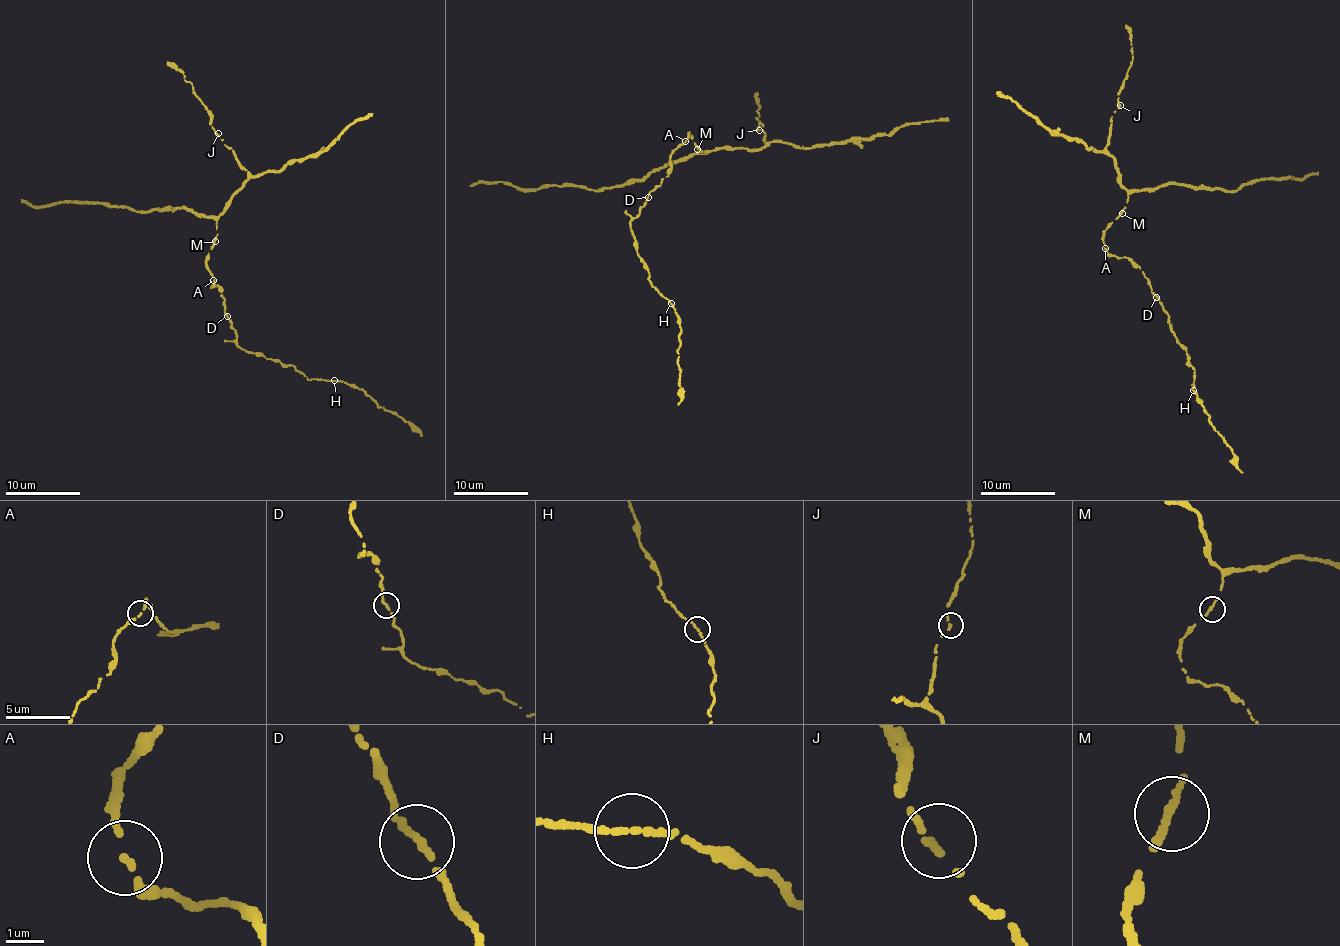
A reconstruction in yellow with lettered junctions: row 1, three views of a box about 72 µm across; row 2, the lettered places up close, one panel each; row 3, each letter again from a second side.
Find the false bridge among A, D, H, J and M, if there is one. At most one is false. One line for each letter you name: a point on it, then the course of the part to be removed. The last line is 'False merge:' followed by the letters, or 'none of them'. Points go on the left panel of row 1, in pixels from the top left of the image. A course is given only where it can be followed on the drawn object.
False merge: none of them

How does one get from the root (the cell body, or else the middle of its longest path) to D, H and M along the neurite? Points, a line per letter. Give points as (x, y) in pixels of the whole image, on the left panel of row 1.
D: (213, 280), (212, 287), (216, 284), (222, 290), (227, 316)
H: (213, 280), (212, 287), (216, 284), (222, 290), (224, 311), (239, 347), (291, 366), (308, 380), (334, 380)
M: (213, 280), (206, 259), (215, 241)

